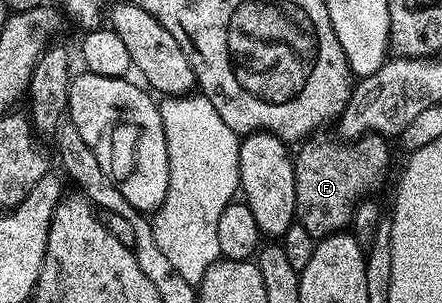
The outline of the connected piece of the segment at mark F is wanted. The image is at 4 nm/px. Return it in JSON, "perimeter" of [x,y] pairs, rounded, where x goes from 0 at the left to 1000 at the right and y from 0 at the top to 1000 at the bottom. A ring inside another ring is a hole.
{"perimeter":[[[860,446],[821,449],[812,462],[738,475],[706,459],[663,515],[667,548],[667,719],[715,785],[756,779],[803,723],[803,686],[812,663],[851,644],[848,630],[876,594],[876,551],[885,541],[878,465]]]}

